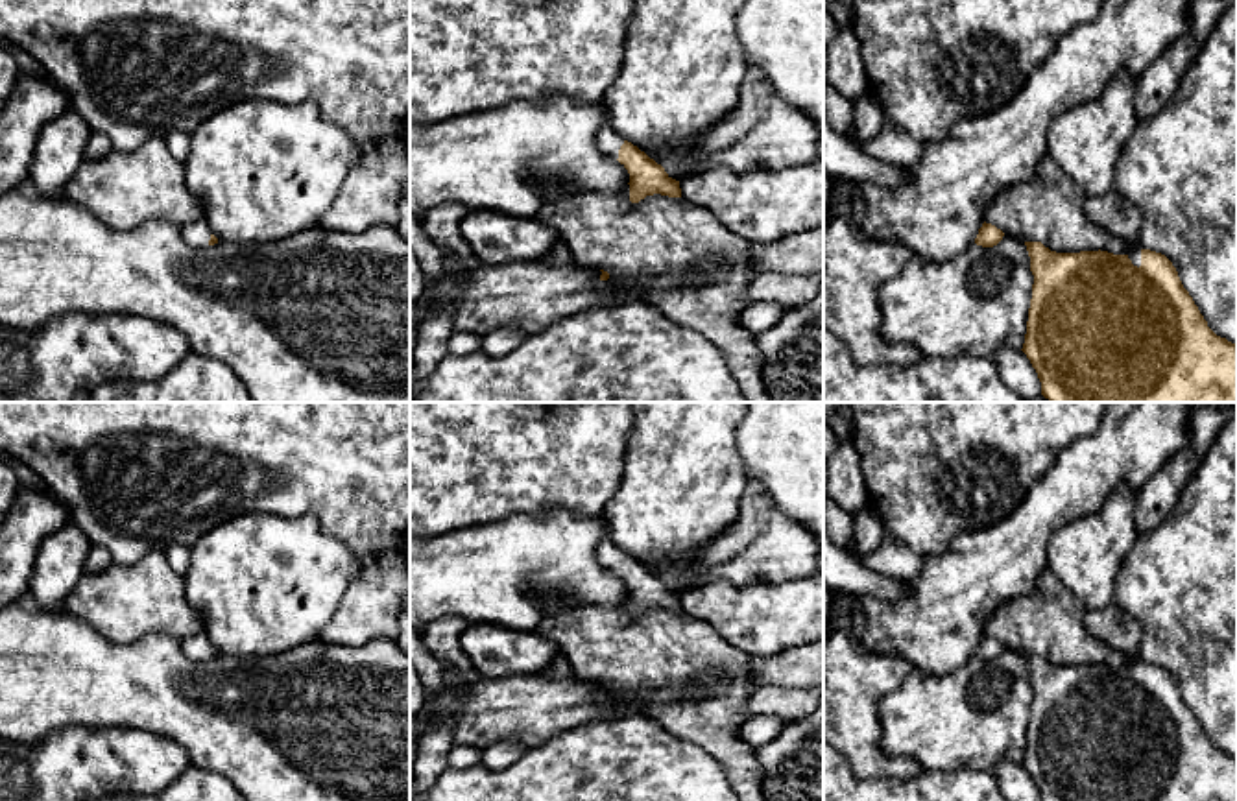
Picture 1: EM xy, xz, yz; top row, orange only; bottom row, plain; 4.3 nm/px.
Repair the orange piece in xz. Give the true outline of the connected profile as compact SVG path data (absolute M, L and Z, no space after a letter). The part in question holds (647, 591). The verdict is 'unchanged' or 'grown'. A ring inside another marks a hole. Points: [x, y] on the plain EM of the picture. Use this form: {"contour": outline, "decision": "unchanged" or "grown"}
{"contour": "M609 535L598 543L598 559L607 570L617 572L628 583L631 616L639 616L654 607L681 611L679 594L672 592L661 578L637 559L624 554Z", "decision": "grown"}

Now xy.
{"contour": "M205 631L183 639L181 648L188 657L196 661L207 661L218 657L218 652L210 646Z", "decision": "grown"}

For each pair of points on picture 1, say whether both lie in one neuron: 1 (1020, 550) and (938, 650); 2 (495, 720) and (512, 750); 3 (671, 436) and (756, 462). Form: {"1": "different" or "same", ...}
{"1": "same", "2": "different", "3": "different"}

